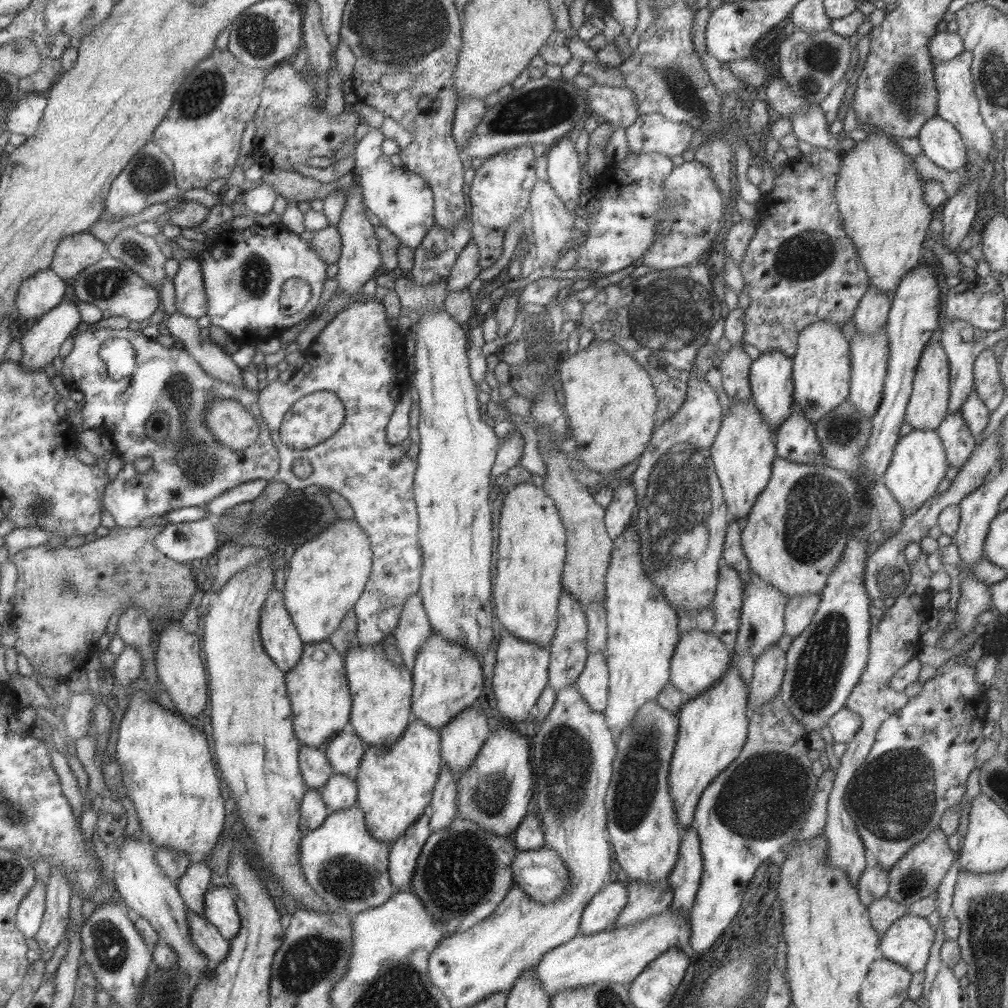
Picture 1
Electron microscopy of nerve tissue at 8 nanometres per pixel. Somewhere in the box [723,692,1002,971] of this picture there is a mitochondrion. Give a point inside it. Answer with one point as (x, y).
(893, 798)

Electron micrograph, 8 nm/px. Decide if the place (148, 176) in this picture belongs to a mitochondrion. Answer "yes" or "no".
yes

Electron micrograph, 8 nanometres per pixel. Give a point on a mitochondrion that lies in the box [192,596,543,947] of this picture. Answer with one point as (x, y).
(456, 875)

